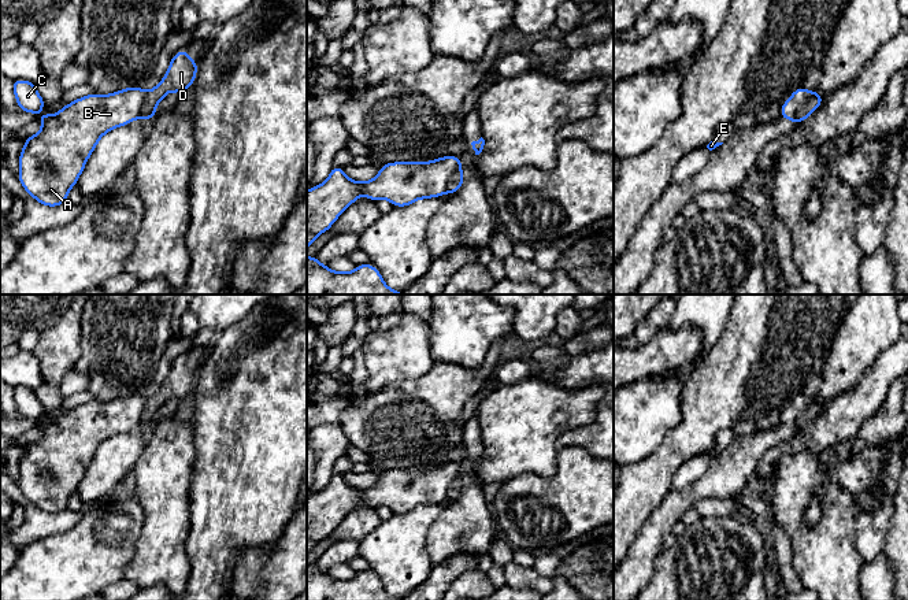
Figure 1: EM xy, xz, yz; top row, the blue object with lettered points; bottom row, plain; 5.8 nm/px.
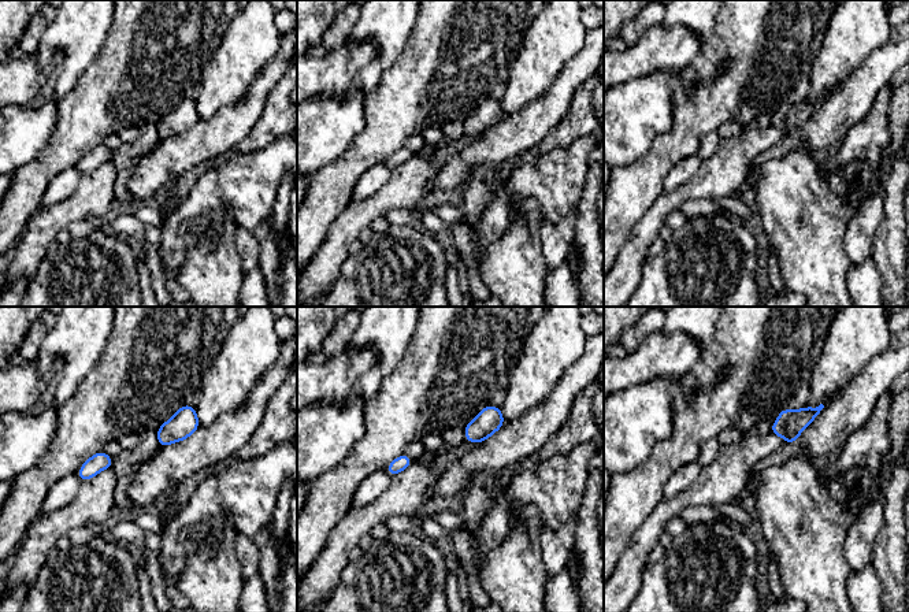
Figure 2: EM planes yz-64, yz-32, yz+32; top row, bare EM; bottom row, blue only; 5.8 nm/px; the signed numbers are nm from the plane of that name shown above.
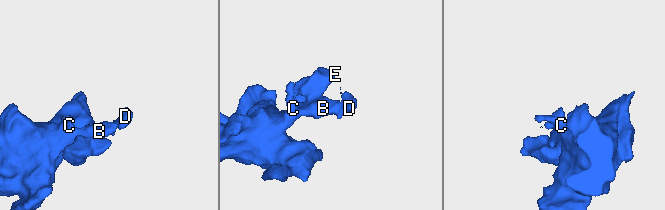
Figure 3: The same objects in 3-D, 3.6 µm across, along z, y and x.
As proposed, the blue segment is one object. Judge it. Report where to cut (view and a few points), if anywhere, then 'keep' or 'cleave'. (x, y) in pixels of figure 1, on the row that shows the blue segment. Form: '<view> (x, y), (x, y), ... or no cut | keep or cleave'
yz (814, 92), (799, 111), (797, 122) | cleave

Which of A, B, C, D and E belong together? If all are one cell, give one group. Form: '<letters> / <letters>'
A B C E / D

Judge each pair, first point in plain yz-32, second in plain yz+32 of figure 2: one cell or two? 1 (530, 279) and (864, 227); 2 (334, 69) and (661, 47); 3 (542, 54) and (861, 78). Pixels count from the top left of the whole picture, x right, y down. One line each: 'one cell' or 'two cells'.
1: two cells
2: one cell
3: two cells

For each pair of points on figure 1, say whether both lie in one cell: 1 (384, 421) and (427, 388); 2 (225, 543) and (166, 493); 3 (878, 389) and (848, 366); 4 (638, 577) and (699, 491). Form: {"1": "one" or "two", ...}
{"1": "one", "2": "two", "3": "two", "4": "one"}

